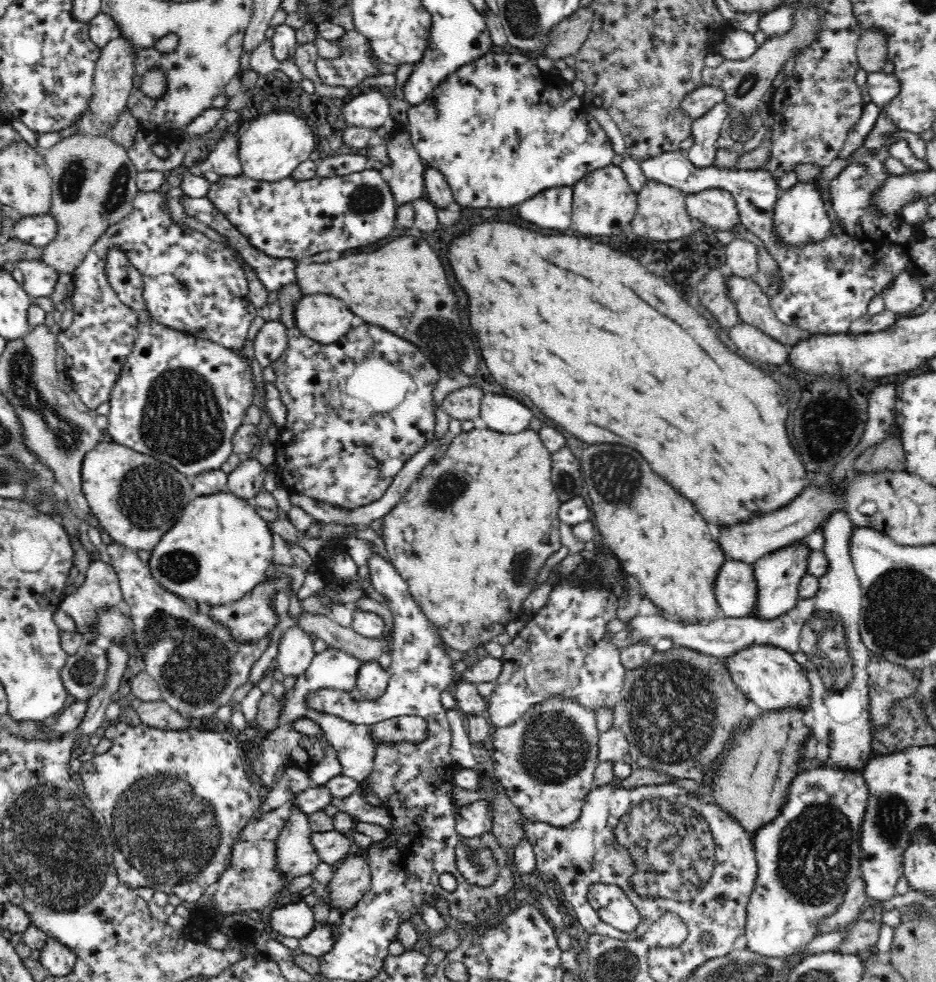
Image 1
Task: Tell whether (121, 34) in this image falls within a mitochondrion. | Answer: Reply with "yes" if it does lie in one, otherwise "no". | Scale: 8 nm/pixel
no

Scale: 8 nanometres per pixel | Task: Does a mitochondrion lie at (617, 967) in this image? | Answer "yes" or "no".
yes

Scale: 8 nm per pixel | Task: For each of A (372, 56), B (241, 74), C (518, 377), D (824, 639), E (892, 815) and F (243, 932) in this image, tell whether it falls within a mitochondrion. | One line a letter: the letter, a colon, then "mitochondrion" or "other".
A: other
B: other
C: other
D: mitochondrion
E: mitochondrion
F: other

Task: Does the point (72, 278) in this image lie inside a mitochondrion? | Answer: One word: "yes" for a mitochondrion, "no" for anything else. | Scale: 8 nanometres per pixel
no

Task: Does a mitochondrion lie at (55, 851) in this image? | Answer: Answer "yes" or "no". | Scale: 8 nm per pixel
yes

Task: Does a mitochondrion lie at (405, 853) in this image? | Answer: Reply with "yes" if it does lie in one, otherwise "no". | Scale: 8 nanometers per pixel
no

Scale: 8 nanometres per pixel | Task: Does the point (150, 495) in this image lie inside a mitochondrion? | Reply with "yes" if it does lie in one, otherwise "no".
yes

